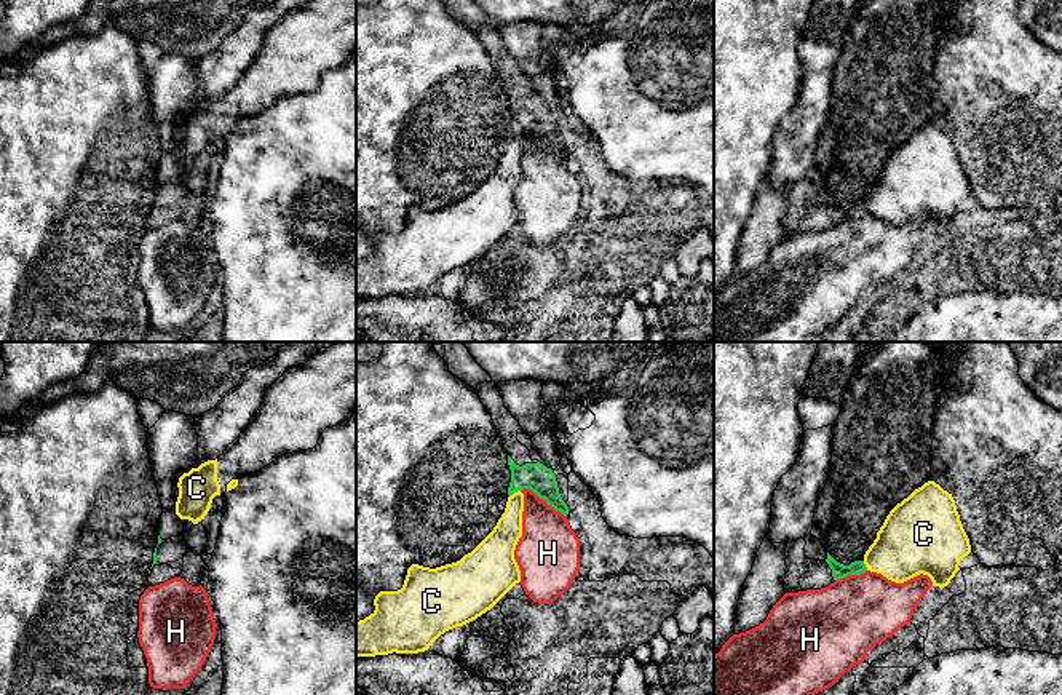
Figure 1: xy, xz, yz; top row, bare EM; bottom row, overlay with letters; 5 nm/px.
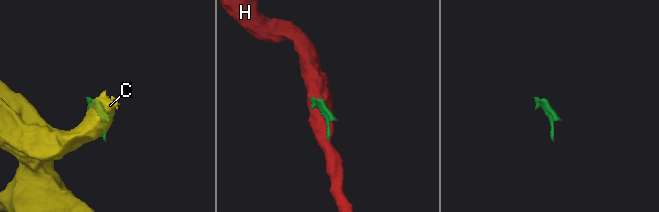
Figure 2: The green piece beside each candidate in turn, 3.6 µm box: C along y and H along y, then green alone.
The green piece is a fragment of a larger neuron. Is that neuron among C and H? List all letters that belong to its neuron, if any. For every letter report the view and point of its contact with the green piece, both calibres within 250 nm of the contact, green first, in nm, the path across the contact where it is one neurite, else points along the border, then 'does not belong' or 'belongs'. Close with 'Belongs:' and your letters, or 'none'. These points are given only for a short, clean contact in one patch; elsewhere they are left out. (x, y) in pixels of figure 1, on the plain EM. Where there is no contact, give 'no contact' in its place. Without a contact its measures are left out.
C: xz (515, 133) | 140/140 nm | does not belong
H: xz (543, 141) | 140/300 nm | does not belong
Belongs: none

